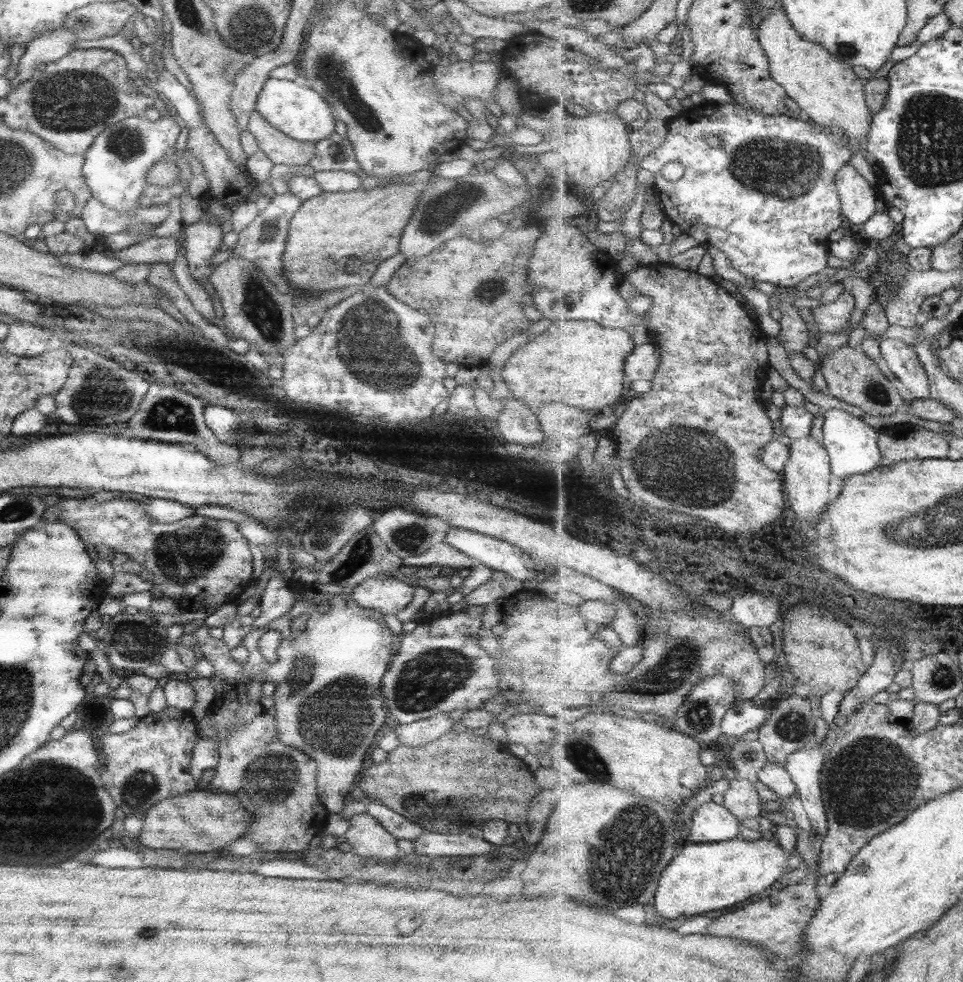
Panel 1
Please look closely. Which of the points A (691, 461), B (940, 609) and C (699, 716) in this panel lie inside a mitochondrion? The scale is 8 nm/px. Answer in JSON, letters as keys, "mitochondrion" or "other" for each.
{"A":"mitochondrion","B":"other","C":"mitochondrion"}

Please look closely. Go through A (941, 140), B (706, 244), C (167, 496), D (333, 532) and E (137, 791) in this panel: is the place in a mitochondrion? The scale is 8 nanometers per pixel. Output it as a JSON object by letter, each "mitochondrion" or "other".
{"A":"mitochondrion","B":"other","C":"other","D":"mitochondrion","E":"mitochondrion"}

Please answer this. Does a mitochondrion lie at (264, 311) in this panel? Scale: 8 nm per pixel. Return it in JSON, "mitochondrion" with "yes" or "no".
{"mitochondrion":"yes"}

